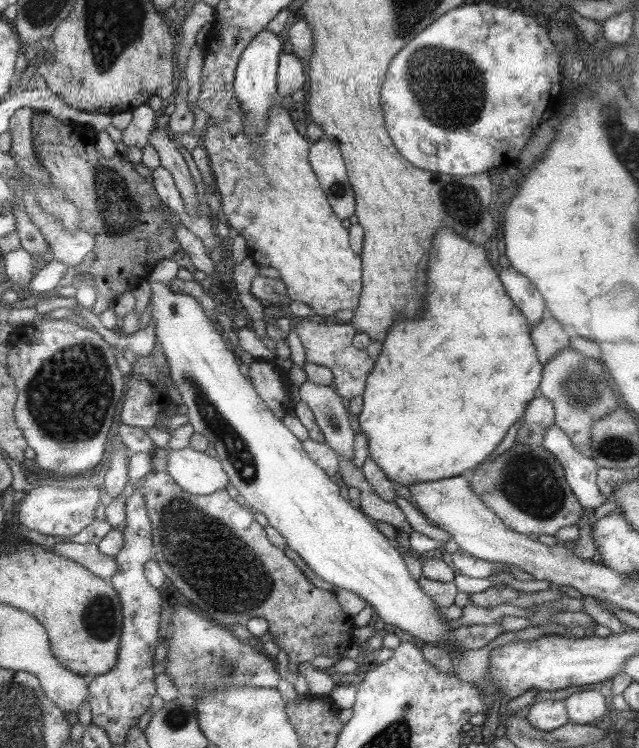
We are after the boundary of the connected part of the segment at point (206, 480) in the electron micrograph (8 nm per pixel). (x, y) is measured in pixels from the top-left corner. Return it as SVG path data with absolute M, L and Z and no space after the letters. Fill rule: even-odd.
M191 446L181 450L167 450L166 471L189 494L203 496L224 489L228 475L216 457L209 457Z

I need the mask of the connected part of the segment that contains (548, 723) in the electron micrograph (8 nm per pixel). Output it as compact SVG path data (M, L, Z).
M564 699L533 701L523 712L526 721L543 732L555 730L568 722L567 703Z

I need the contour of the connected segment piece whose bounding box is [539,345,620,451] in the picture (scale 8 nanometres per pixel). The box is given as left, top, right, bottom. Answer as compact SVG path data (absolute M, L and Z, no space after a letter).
M571 345L551 356L543 365L539 394L551 401L555 425L580 451L585 451L592 444L591 423L619 408L617 402L620 398L615 389L609 392L609 374L601 366L601 360L583 356Z

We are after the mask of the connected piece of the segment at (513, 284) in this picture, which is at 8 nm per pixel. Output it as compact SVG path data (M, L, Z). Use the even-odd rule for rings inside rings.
M513 266L501 270L500 277L501 282L505 282L505 290L508 291L509 298L513 298L515 306L528 319L530 328L546 316L543 296L537 292L537 288L531 282L519 272L515 272Z

